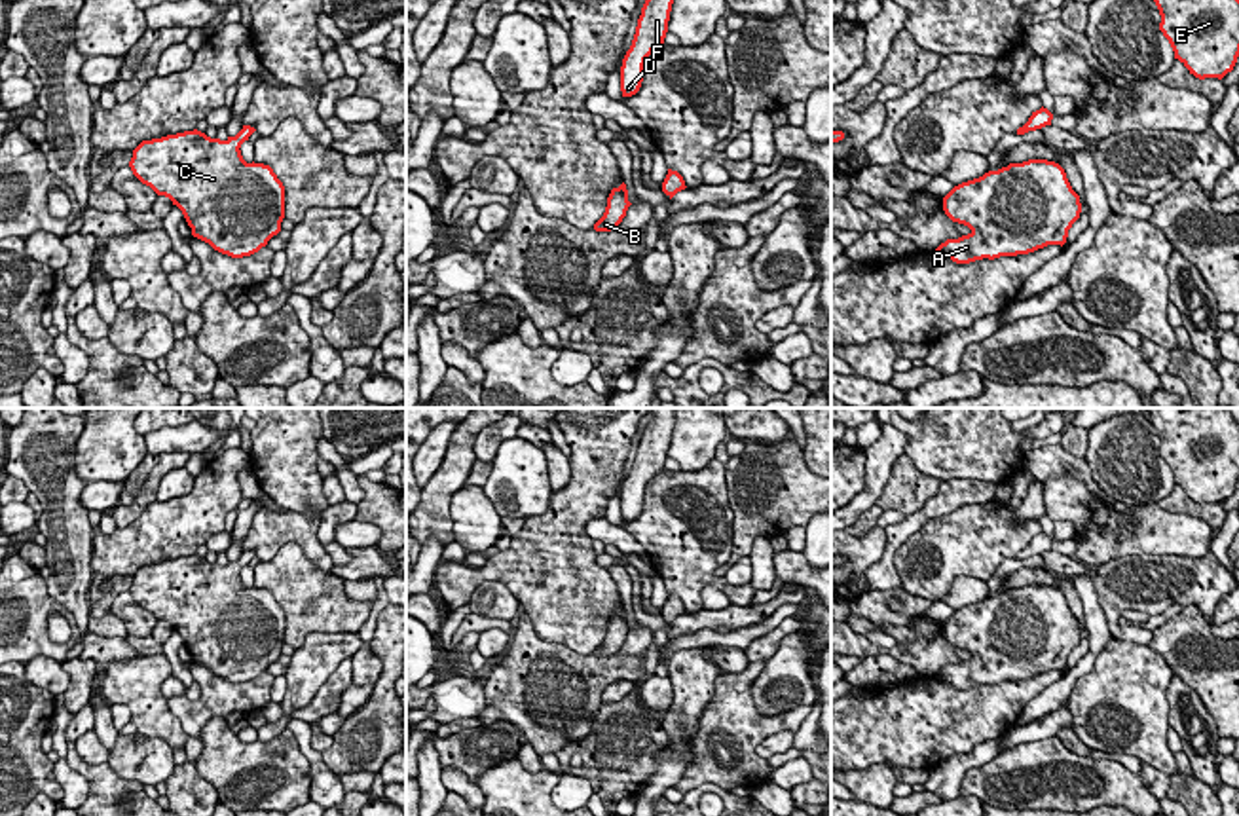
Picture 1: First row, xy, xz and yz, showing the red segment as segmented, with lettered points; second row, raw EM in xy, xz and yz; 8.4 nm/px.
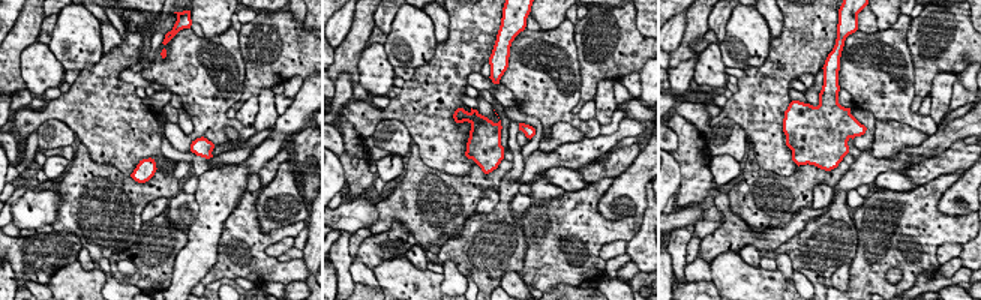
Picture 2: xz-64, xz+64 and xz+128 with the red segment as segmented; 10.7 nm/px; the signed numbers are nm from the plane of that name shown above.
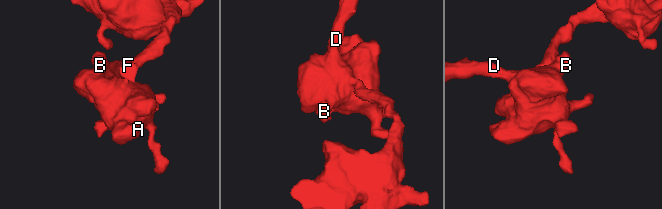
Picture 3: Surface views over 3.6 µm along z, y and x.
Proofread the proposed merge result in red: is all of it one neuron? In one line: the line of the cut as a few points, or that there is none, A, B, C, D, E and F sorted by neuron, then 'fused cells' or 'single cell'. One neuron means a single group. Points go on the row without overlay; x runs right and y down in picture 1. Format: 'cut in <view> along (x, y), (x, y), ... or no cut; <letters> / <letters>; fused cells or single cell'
no cut; A B C D E F; single cell

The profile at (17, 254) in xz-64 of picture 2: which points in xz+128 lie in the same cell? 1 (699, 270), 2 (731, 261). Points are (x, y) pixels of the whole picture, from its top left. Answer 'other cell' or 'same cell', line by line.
1: other cell
2: other cell

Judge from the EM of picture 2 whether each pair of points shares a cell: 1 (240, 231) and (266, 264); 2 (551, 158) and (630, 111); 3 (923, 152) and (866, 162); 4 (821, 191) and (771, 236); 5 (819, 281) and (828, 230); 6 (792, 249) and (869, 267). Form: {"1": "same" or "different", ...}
{"1": "same", "2": "different", "3": "same", "4": "different", "5": "same", "6": "different"}

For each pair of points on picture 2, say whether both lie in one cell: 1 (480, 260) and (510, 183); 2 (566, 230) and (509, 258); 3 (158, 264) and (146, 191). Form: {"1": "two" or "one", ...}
{"1": "one", "2": "two", "3": "two"}

